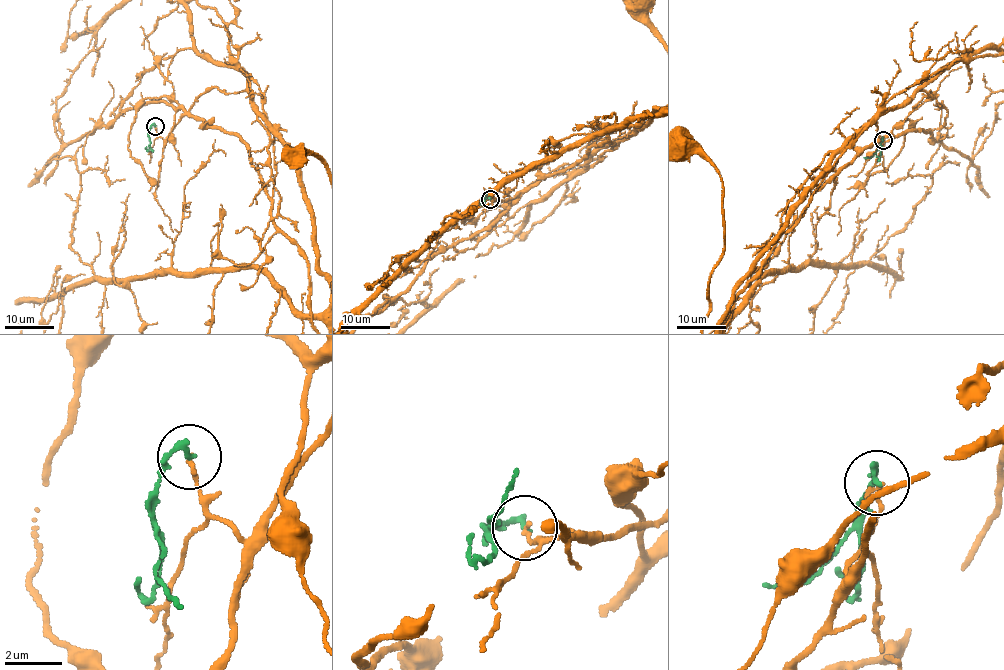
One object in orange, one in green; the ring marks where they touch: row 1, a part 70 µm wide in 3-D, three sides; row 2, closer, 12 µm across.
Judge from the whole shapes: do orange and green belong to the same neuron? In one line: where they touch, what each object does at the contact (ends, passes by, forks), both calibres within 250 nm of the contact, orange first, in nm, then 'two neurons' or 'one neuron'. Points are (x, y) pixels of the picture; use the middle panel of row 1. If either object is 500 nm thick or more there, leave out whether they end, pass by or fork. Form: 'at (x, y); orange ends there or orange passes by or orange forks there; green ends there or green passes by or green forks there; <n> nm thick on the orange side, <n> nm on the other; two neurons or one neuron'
at (490, 199); orange ends there; green ends there; 150 nm thick on the orange side, 200 nm on the other; two neurons

